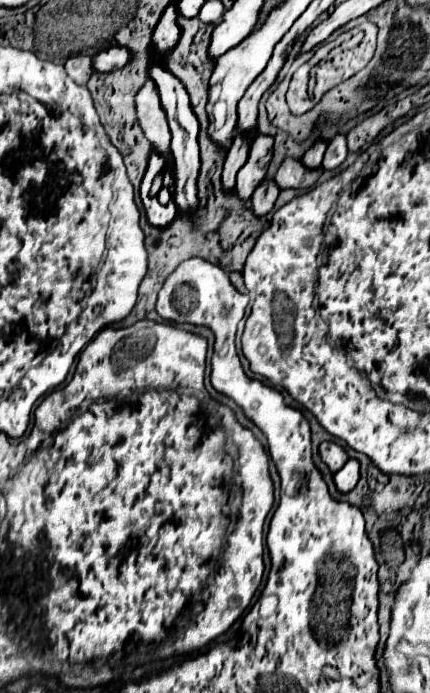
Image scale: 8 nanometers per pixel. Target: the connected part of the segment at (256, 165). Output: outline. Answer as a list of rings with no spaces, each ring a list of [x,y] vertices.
[[[259,135],[253,145],[251,145],[251,153],[247,163],[241,167],[241,171],[237,173],[237,197],[241,201],[249,201],[255,187],[265,179],[267,173],[267,165],[269,165],[269,157],[271,157],[271,149],[273,149],[273,137],[267,135]]]

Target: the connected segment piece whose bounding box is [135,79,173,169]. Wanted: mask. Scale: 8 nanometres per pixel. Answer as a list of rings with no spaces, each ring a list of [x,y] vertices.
[[[147,79],[135,95],[137,121],[143,135],[149,139],[151,147],[155,147],[155,151],[159,151],[159,155],[163,155],[163,159],[167,159],[167,163],[171,163],[171,169],[173,169],[173,159],[169,149],[171,133],[167,127],[165,113],[161,109],[161,103],[155,103],[155,95],[157,95],[157,87],[155,83],[151,83],[151,79]]]

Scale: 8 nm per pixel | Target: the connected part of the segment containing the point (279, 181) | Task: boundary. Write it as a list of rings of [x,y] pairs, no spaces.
[[[285,159],[275,175],[275,185],[279,187],[279,191],[283,191],[283,189],[309,189],[311,185],[315,185],[321,171],[323,169],[311,171],[311,169],[305,169],[301,165],[301,161]]]

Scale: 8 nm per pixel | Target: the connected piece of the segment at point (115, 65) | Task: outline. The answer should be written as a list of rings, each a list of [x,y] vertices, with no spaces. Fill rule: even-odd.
[[[109,47],[99,51],[91,59],[91,67],[95,73],[109,73],[113,69],[119,69],[131,61],[131,53],[125,47]]]

